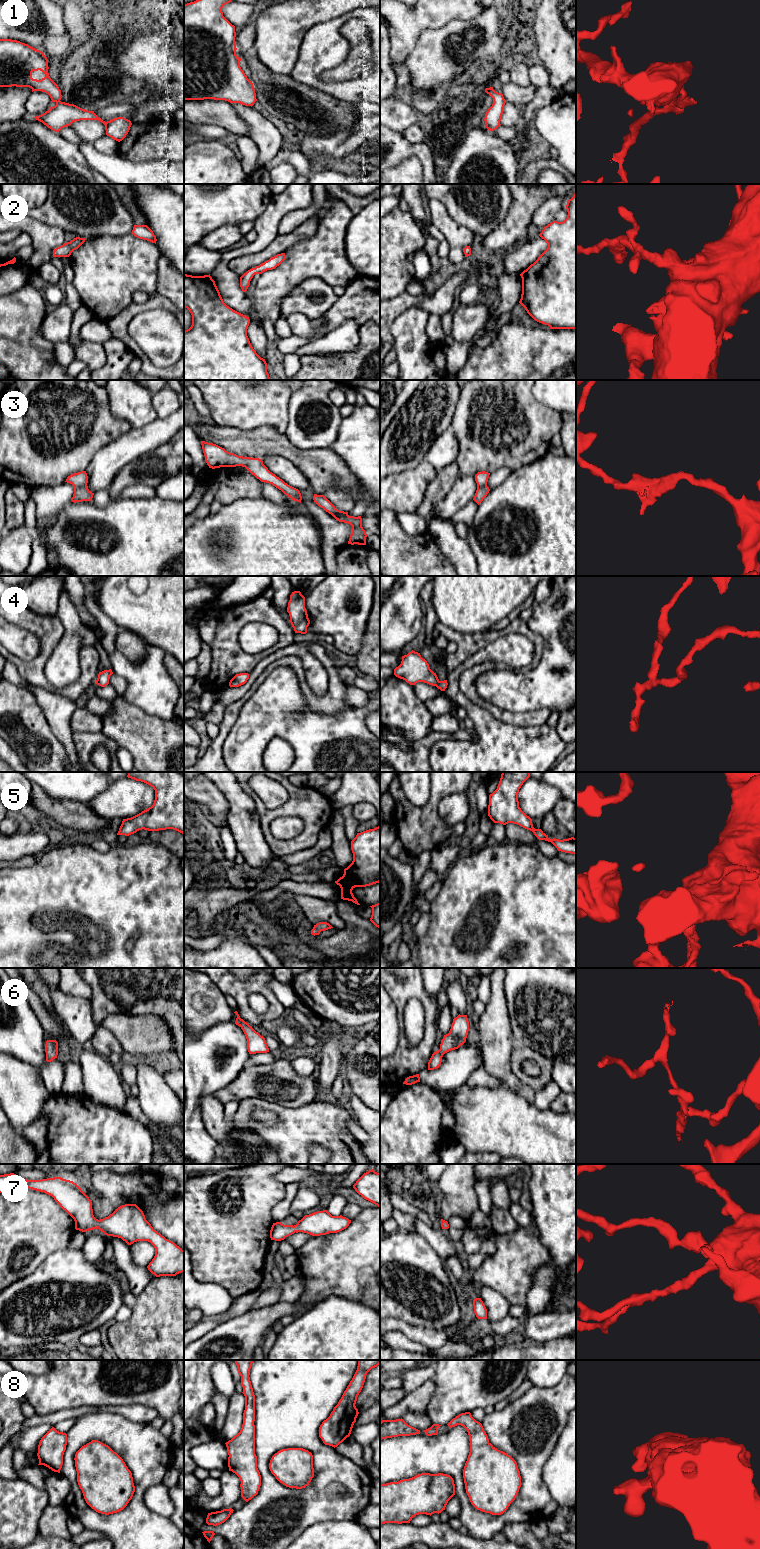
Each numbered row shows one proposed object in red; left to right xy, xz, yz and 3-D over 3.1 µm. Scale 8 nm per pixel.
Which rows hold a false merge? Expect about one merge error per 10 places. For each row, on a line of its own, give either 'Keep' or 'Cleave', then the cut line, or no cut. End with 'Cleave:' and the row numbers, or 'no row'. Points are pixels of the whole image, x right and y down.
1: Keep. No split
2: Keep. No split
3: Keep. No split
4: Keep. No split
5: Keep. No split
6: Keep. No split
7: Keep. No split
8: Keep. No split
Cleave: no row

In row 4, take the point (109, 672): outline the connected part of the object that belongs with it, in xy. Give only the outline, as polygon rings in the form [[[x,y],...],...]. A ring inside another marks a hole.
[[[111,669],[99,672],[96,684],[101,687],[105,687],[106,685],[109,684],[109,679],[112,674],[113,672]]]

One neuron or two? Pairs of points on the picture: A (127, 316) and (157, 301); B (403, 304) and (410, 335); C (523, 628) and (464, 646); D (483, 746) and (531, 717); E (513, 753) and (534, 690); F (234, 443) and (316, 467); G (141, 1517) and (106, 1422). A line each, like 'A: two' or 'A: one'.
A: one
B: two
C: one
D: two
E: two
F: one
G: one

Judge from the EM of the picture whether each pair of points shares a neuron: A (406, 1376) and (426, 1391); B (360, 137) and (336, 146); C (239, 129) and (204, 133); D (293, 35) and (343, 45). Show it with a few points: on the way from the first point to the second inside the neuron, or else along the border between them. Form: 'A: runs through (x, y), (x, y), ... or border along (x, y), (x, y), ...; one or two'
A: border along (433, 1378), (406, 1393); two
B: runs through (354, 137), (342, 144); one
C: border along (205, 123), (219, 125), (233, 134), (246, 135); two
D: border along (321, 22), (314, 25), (306, 33), (297, 60); two

